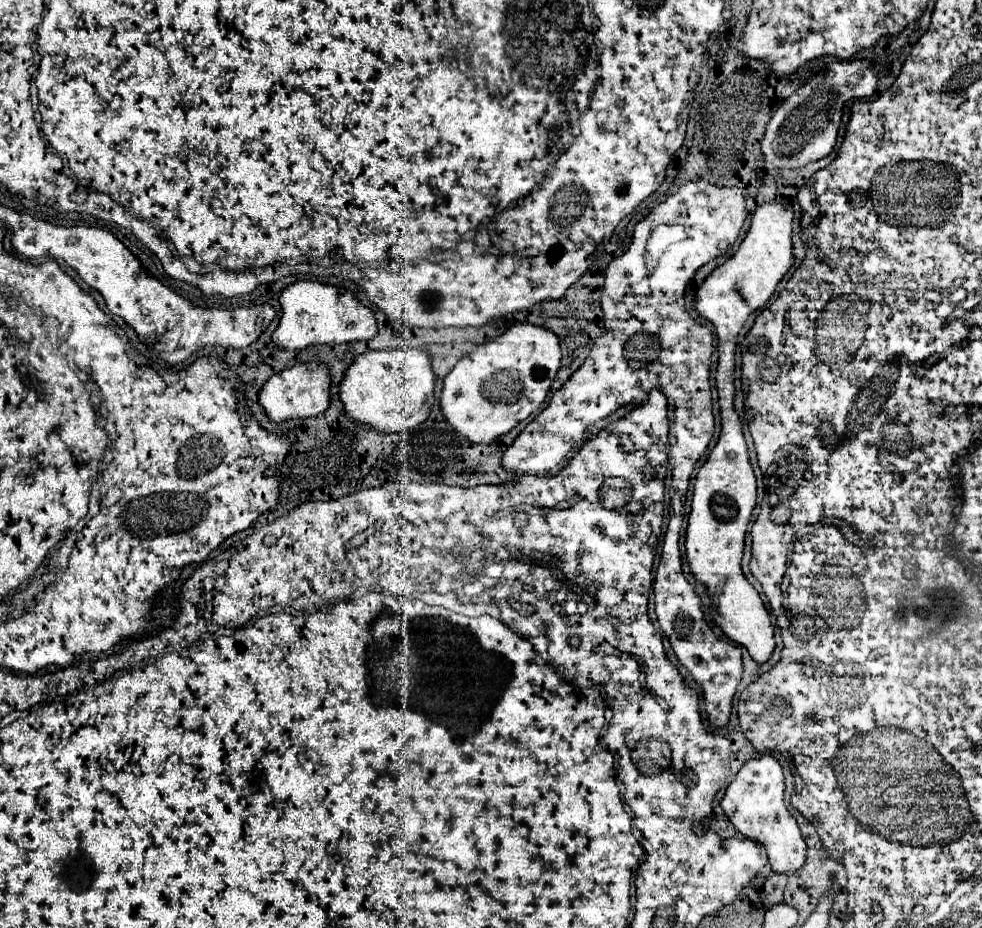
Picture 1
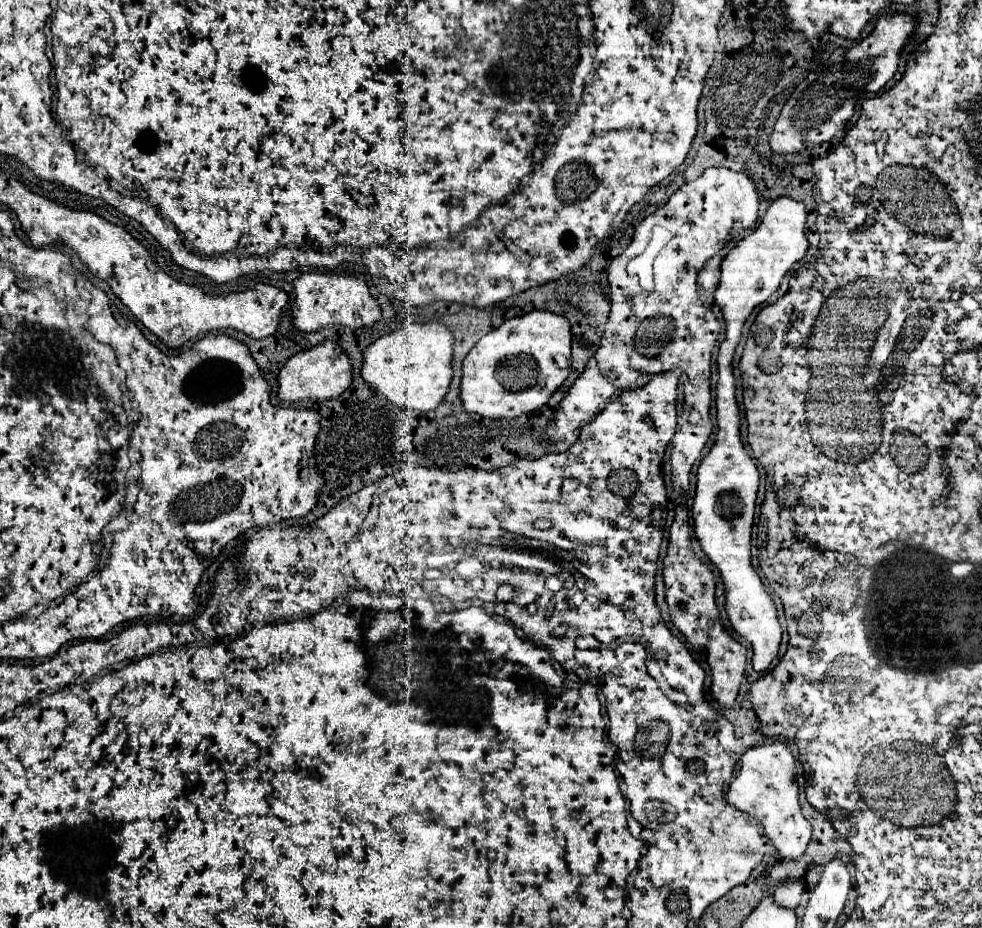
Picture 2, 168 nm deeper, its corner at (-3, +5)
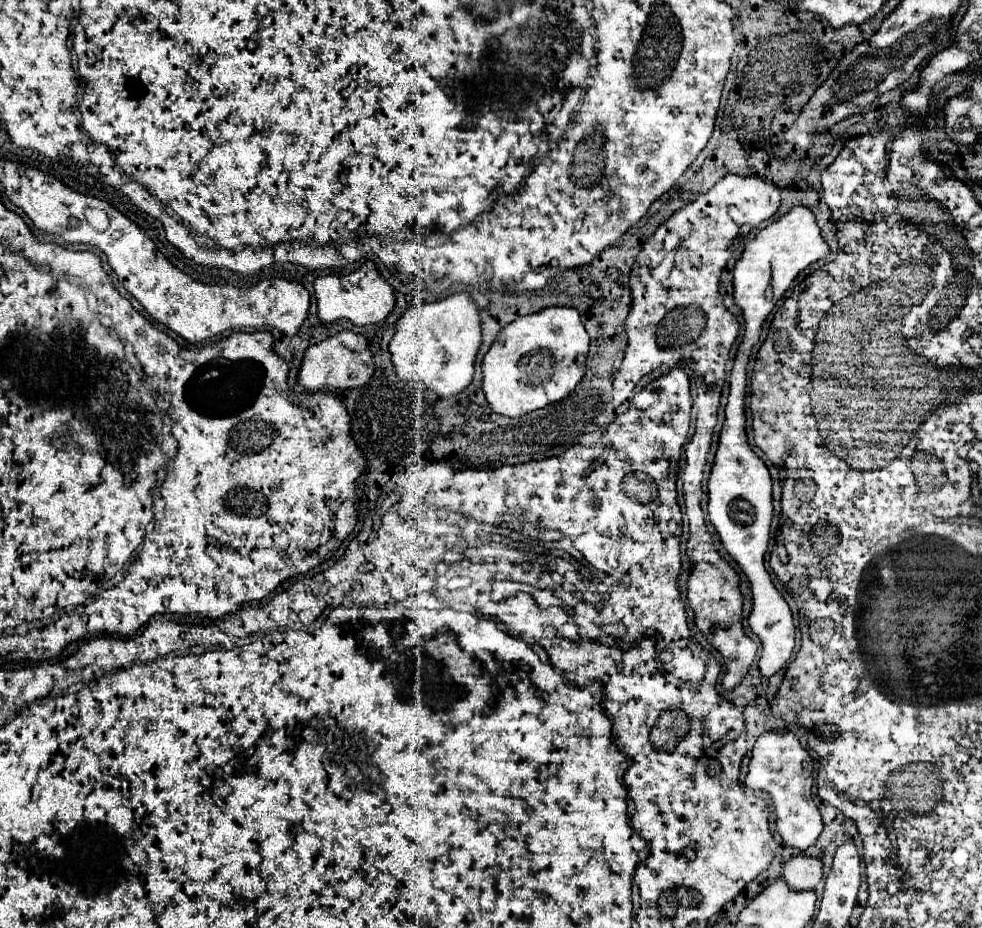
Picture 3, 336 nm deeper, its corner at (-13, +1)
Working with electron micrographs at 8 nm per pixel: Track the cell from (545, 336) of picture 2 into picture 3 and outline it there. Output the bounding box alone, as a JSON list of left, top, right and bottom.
[481,306,589,418]

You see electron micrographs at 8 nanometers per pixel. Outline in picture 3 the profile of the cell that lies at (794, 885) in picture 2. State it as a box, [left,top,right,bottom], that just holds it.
[783,856,823,890]

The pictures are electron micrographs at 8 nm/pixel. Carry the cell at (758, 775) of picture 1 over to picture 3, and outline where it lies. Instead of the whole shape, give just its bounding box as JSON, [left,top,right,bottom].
[745,732,823,852]

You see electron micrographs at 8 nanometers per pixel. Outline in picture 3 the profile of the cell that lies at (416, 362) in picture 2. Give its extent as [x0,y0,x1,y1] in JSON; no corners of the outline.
[389,294,481,398]

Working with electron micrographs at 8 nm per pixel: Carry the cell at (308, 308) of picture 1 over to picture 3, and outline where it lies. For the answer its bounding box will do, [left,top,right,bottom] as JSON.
[313,262,395,326]

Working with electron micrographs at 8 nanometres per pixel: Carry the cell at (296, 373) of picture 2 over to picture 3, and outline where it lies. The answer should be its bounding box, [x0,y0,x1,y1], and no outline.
[297,330,373,392]

